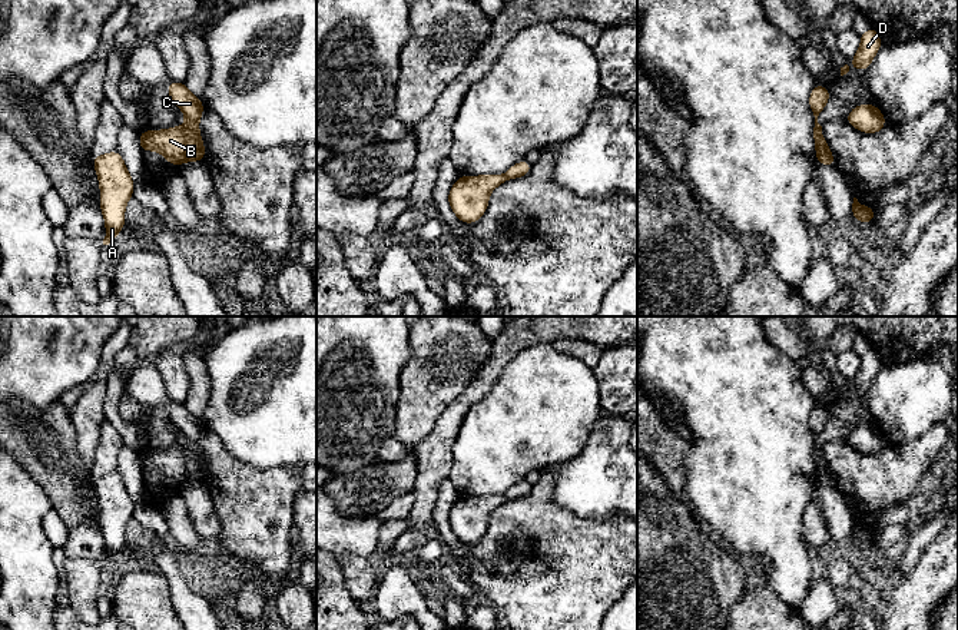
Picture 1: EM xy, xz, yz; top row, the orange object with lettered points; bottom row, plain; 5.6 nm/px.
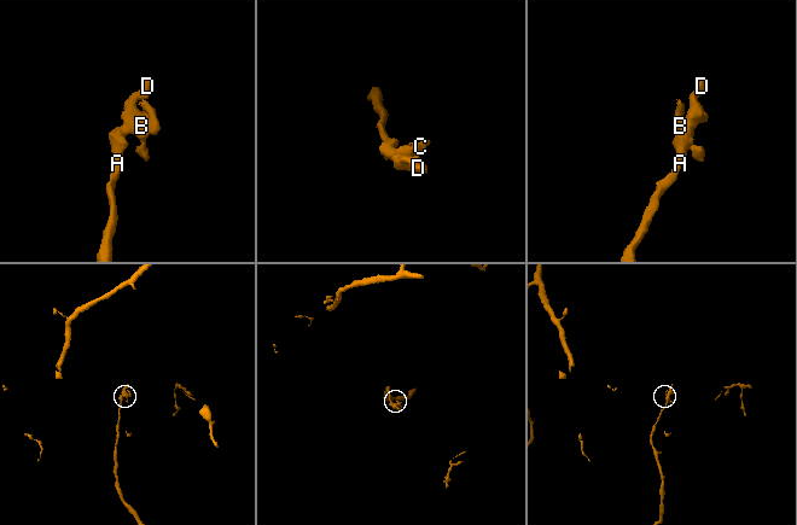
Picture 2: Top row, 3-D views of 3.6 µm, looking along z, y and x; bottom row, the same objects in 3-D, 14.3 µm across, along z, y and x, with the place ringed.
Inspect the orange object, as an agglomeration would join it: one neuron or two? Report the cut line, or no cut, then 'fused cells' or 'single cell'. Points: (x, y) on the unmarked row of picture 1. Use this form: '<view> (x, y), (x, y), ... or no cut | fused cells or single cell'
xy (182, 447), (189, 478) | fused cells

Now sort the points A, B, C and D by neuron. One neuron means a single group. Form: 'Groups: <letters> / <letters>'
Groups: A B D / C

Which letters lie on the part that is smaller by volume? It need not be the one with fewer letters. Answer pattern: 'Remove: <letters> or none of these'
Remove: A, B, D

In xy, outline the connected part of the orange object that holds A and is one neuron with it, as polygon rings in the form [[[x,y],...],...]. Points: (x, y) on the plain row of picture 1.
[[[117,471],[93,477],[92,483],[100,505],[100,530],[106,544],[103,566],[109,566],[125,548],[125,528],[133,517],[135,503]]]

